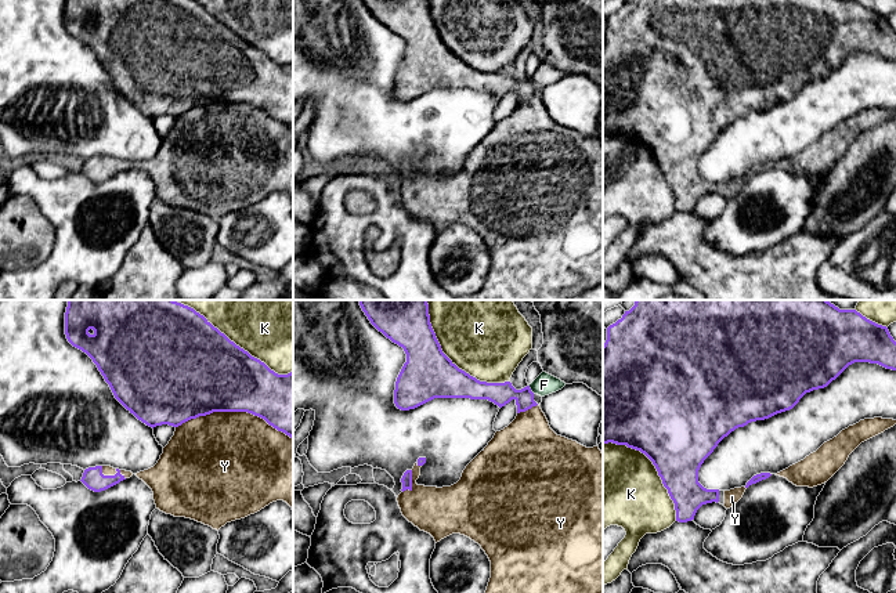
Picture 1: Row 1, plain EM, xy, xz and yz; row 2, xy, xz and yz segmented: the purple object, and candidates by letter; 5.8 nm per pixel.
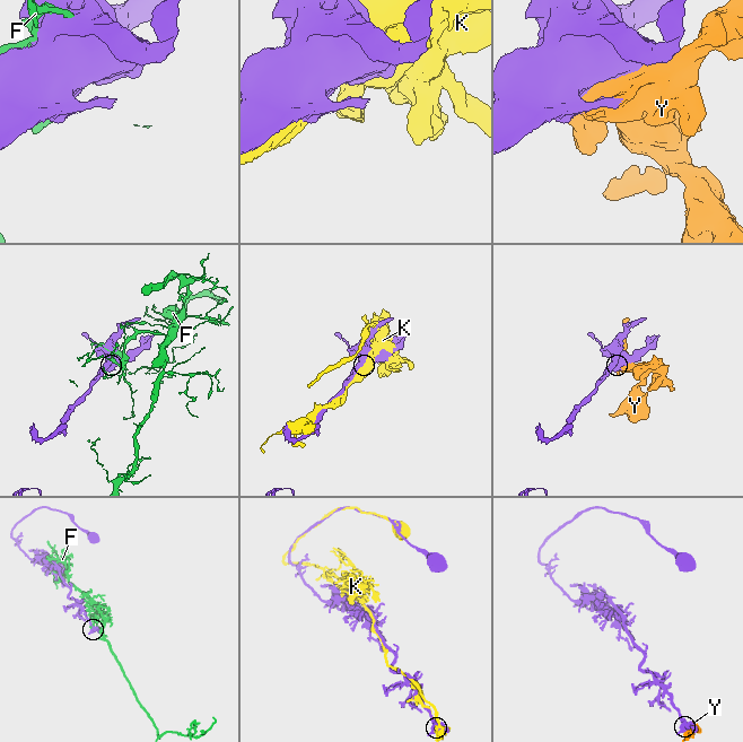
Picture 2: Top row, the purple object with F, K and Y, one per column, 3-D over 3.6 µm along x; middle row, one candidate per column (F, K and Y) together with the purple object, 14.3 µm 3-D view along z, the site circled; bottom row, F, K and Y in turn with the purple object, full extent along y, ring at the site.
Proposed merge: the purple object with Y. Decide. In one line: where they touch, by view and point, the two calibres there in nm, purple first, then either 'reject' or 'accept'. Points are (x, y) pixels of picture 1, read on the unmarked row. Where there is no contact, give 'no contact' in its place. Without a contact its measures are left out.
xy (234, 101) | 440/500 nm | accept

